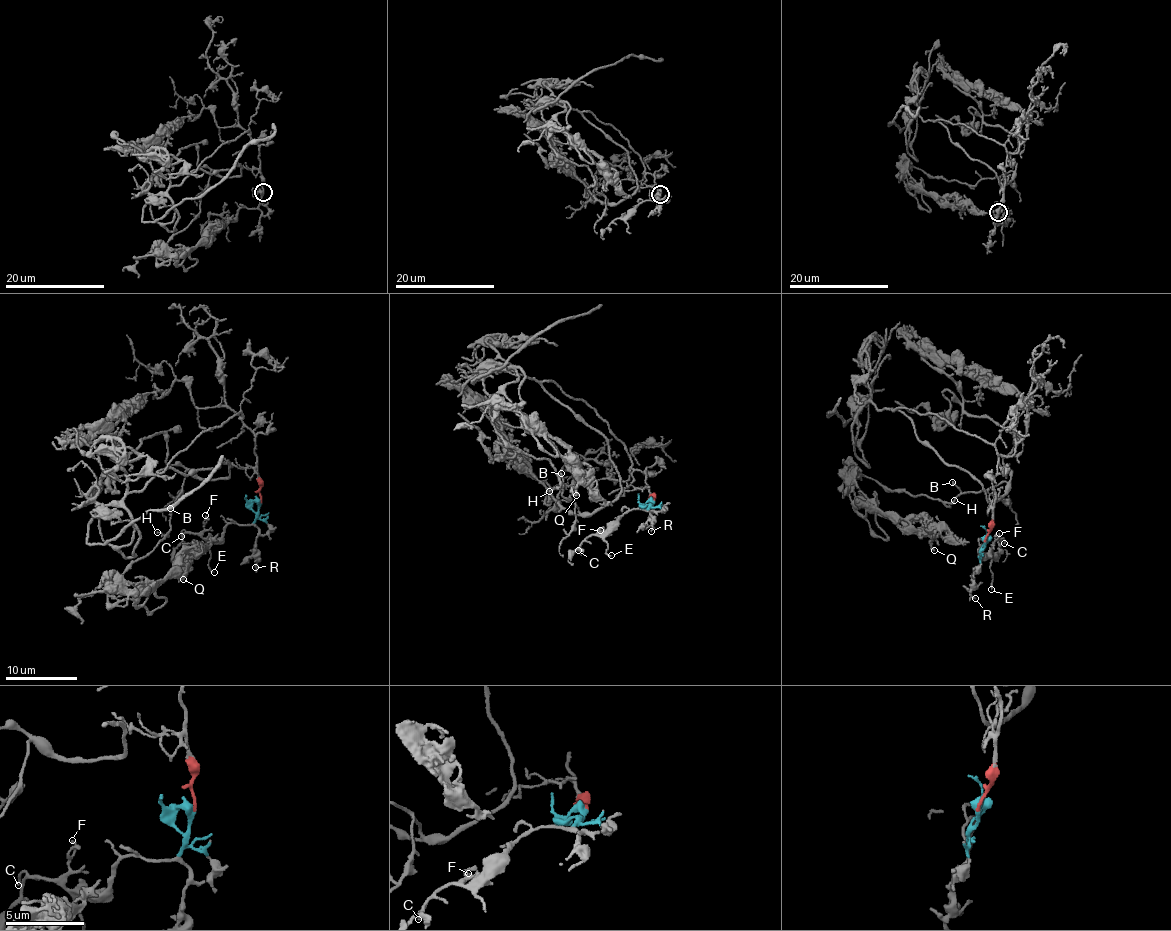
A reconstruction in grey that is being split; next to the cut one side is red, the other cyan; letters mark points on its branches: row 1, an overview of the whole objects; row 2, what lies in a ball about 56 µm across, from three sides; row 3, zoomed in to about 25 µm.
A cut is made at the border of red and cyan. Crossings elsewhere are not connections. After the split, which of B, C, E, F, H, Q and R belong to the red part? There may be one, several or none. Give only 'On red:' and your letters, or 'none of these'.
On red: B, H, Q

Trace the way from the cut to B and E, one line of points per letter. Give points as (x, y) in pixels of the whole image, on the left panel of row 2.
B: (261, 501), (255, 435), (242, 413), (197, 434), (156, 472), (227, 464), (219, 479), (186, 472), (170, 508)
E: (261, 501), (259, 513), (250, 524), (231, 523), (220, 539), (207, 545), (210, 554), (209, 565), (214, 572)

